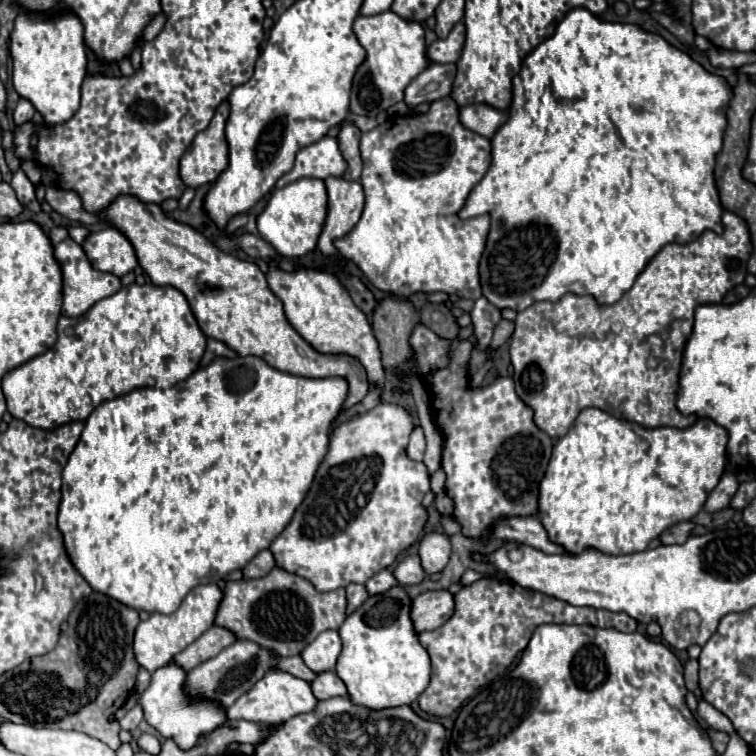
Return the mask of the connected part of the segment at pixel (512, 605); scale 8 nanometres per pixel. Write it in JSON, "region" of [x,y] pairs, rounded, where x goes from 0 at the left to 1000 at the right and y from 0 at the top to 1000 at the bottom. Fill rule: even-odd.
{"region":[[[638,766],[611,776],[601,787],[601,795],[603,808],[595,821],[590,821],[590,827],[556,837],[556,851],[563,856],[571,872],[571,896],[553,930],[558,940],[577,948],[601,943],[638,906],[646,906],[656,893],[669,888],[680,877],[683,866],[696,858],[701,837],[712,827],[733,821],[751,827],[786,827],[810,829],[817,835],[841,835],[841,821],[828,811],[786,803],[759,803],[749,795],[693,779],[683,771],[659,771],[653,766]]]}

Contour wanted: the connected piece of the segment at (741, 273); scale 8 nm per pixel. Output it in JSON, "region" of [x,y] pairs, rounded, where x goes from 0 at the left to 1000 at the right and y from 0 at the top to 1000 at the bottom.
{"region":[[[958,279],[955,284],[955,298],[958,298],[958,308],[947,311],[947,308],[929,308],[923,316],[913,319],[913,321],[884,321],[878,324],[870,337],[854,351],[854,356],[844,364],[844,369],[839,372],[836,382],[815,401],[810,403],[794,403],[788,401],[788,396],[783,390],[762,390],[762,388],[749,388],[741,398],[709,398],[701,406],[696,406],[693,411],[685,414],[683,419],[683,435],[675,446],[675,475],[680,483],[680,504],[683,504],[683,520],[685,525],[690,525],[690,530],[696,530],[696,536],[701,536],[706,541],[706,557],[709,562],[722,570],[728,578],[741,581],[751,573],[754,562],[759,560],[759,554],[765,552],[765,546],[775,538],[791,538],[804,544],[807,549],[817,552],[817,554],[831,554],[839,560],[847,560],[852,565],[913,565],[918,562],[918,557],[923,554],[921,549],[902,549],[894,541],[894,517],[897,517],[897,496],[899,496],[899,480],[902,480],[902,467],[907,459],[907,451],[915,440],[915,430],[918,430],[918,411],[921,406],[929,401],[952,401],[955,393],[974,377],[979,377],[987,366],[987,348],[989,340],[995,335],[995,321],[992,321],[992,308],[989,308],[989,298],[987,292],[981,292],[981,287],[976,287],[974,282]]]}

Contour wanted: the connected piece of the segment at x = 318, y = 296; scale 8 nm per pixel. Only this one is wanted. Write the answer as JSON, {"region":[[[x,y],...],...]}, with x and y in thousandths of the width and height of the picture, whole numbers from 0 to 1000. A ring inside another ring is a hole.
{"region":[[[357,345],[354,351],[354,361],[352,361],[352,374],[357,380],[357,385],[373,398],[376,403],[376,414],[378,422],[384,425],[384,430],[423,467],[458,467],[471,472],[489,501],[489,520],[487,525],[468,536],[468,541],[455,541],[450,546],[450,552],[444,554],[444,560],[460,557],[466,549],[492,541],[500,530],[503,530],[503,520],[505,520],[505,507],[508,507],[508,488],[505,488],[505,475],[503,475],[503,462],[500,462],[500,451],[492,440],[492,433],[484,422],[484,417],[466,401],[460,382],[447,372],[444,364],[423,358],[423,356],[394,356],[386,361],[378,361],[373,356],[368,356],[365,345]]]}

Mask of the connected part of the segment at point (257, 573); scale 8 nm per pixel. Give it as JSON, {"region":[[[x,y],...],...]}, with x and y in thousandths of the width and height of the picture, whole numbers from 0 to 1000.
{"region":[[[357,726],[344,729],[325,750],[323,750],[323,766],[336,766],[336,763],[349,763],[354,755],[360,755],[365,750],[362,734],[357,731]]]}

